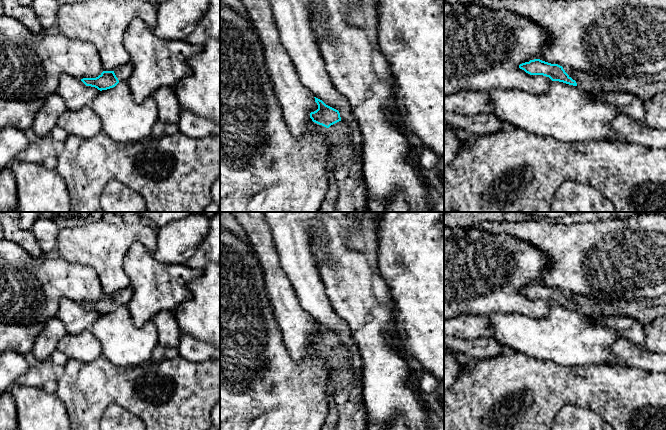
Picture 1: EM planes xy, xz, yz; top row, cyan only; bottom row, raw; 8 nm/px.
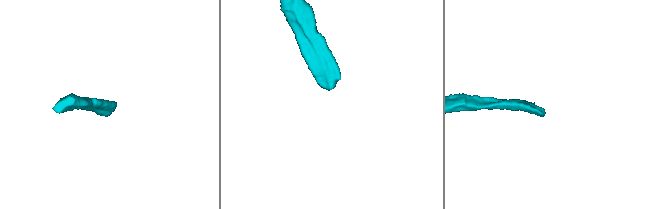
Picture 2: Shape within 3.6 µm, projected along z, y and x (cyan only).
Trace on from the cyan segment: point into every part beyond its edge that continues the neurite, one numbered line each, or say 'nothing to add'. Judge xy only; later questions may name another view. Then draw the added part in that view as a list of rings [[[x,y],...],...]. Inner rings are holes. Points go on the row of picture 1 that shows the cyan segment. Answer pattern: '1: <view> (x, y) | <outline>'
1: xy (123, 73) | [[[131,62],[126,63],[114,70],[114,73],[118,78],[119,82],[121,81],[127,82],[132,72],[133,72],[133,65]]]

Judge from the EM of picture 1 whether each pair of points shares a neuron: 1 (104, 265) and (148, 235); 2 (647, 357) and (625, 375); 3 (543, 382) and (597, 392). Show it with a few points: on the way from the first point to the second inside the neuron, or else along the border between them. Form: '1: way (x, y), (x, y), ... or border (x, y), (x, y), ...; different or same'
1: way (113, 253), (131, 235), (136, 235); same
2: border (613, 363), (655, 372); different
3: way (556, 385), (584, 386); same

